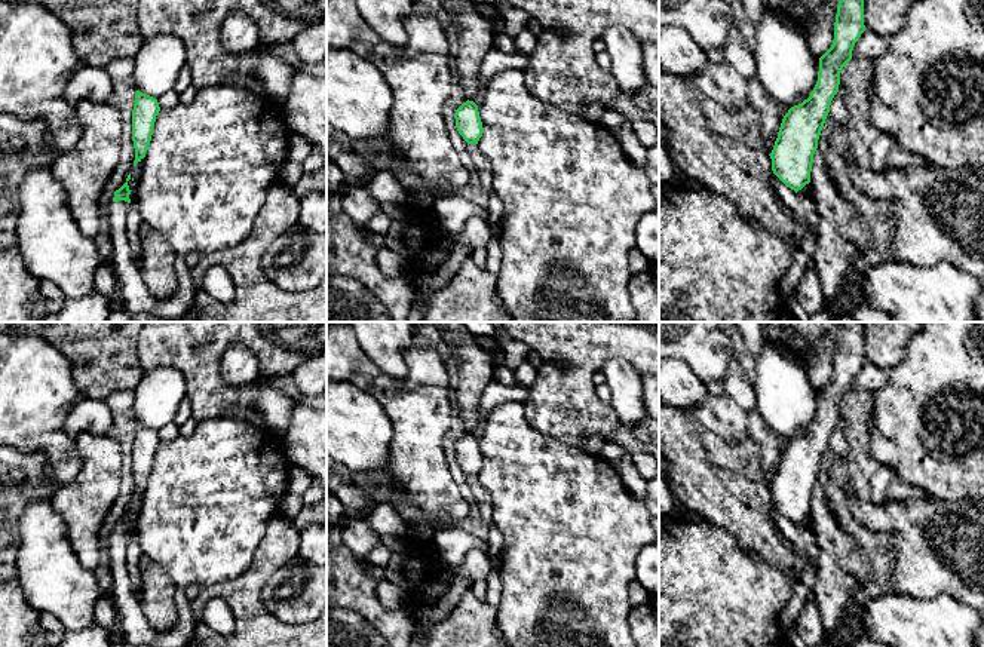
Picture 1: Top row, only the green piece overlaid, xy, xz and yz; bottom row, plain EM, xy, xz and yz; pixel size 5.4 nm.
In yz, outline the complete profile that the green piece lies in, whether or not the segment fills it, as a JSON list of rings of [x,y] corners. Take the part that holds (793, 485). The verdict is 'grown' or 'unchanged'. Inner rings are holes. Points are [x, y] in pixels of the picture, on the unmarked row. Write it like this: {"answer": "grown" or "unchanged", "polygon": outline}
{"answer": "unchanged", "polygon": [[[844,322],[837,337],[833,377],[819,390],[818,414],[810,429],[784,448],[769,487],[773,506],[796,525],[810,515],[813,487],[839,424],[840,405],[852,392],[853,378],[864,364],[864,324]]]}

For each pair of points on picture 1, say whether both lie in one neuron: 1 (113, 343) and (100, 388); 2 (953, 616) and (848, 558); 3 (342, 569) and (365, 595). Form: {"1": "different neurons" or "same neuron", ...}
{"1": "same neuron", "2": "different neurons", "3": "same neuron"}

